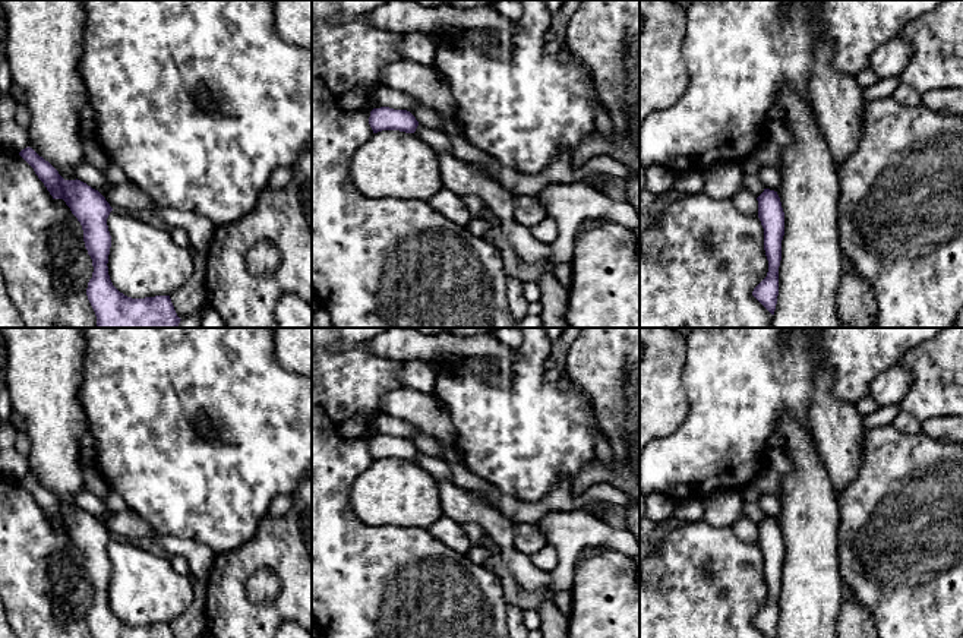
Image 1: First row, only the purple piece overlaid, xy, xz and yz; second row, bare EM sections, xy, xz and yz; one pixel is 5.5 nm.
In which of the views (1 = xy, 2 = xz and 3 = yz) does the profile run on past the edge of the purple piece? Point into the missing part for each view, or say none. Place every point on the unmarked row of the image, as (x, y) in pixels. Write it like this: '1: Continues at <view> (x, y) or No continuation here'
1: No continuation here
2: No continuation here
3: No continuation here

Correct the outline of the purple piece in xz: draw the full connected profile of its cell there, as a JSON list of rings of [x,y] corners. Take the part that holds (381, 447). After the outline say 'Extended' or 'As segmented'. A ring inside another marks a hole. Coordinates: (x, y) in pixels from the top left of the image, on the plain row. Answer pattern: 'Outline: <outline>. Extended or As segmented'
Outline: [[[389,435],[373,436],[370,439],[369,452],[373,461],[382,458],[400,458],[414,461],[419,449],[407,438],[394,438]]]. As segmented

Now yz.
Outline: [[[764,517],[757,525],[758,546],[764,556],[764,578],[768,588],[767,604],[754,616],[752,623],[767,637],[776,638],[779,623],[779,594],[784,563],[784,540],[777,519]]]. As segmented

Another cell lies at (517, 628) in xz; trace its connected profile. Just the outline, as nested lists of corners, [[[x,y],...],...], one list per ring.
[[[511,606],[508,610],[508,635],[509,638],[527,638],[528,628],[524,623],[522,610]]]

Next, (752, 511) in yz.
[[[743,500],[743,512],[745,515],[752,519],[757,525],[764,519],[765,514],[758,506],[757,502]]]

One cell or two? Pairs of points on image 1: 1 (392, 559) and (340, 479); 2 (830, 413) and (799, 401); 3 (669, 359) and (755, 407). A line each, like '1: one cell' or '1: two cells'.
1: one cell
2: two cells
3: two cells

